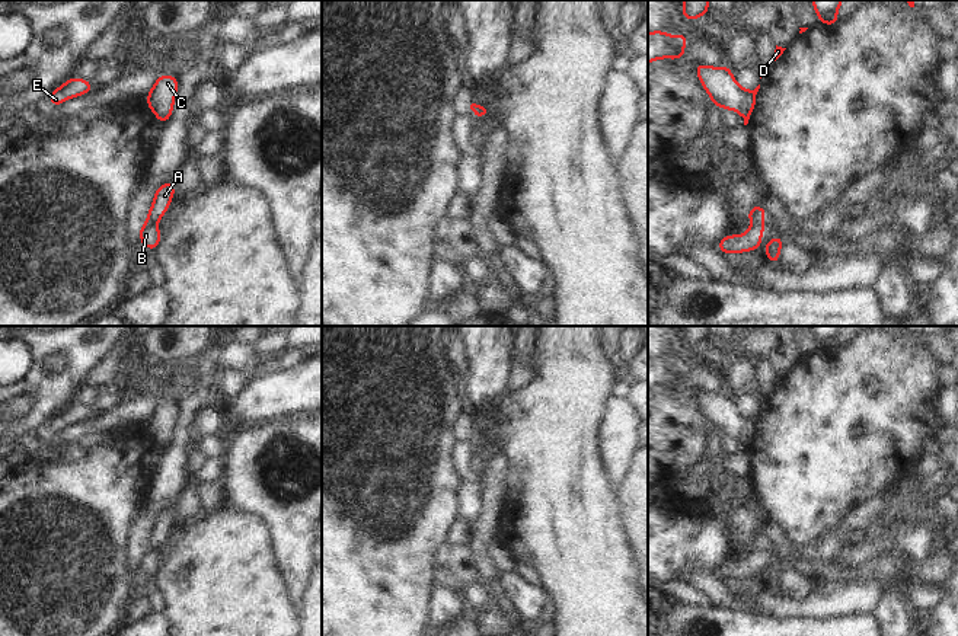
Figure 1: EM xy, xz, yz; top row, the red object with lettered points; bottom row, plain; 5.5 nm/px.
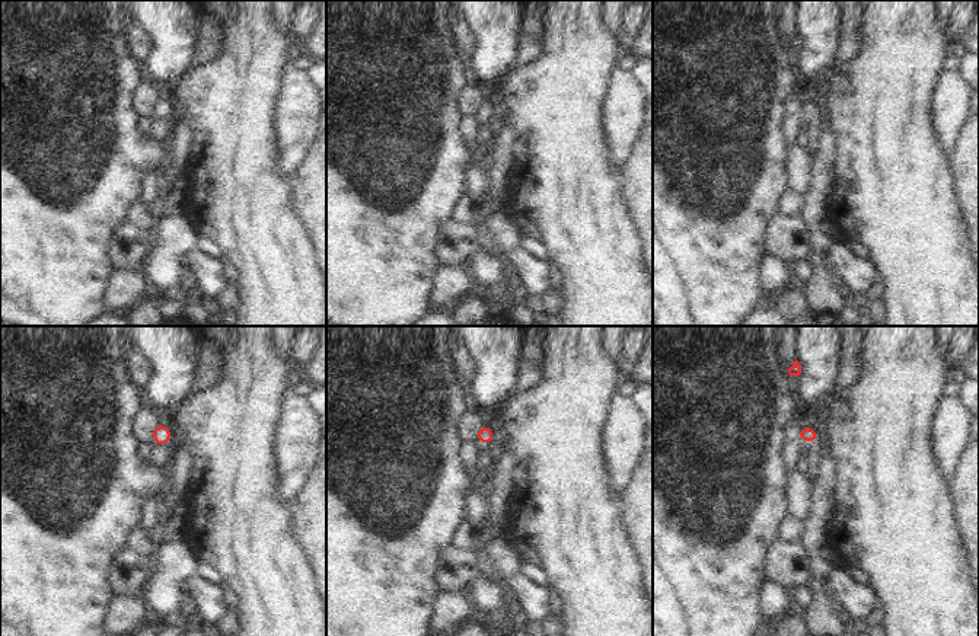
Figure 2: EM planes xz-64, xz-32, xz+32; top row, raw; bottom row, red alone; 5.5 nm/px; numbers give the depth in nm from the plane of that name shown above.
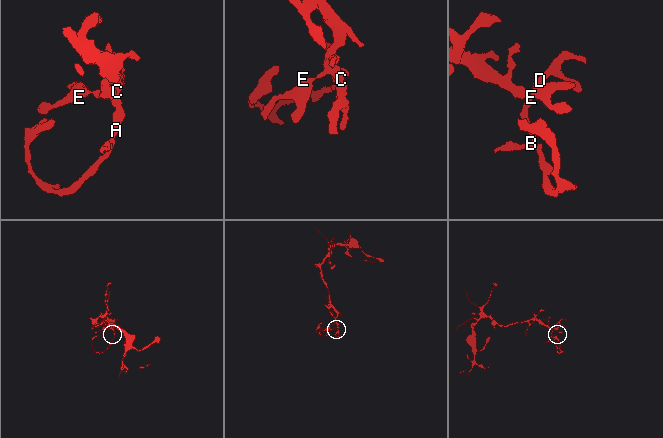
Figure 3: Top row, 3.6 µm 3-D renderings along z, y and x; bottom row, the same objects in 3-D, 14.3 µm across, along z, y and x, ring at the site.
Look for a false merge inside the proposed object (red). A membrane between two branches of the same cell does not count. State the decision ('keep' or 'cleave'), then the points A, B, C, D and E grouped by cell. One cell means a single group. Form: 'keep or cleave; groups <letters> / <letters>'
cleave; groups A C D E / B

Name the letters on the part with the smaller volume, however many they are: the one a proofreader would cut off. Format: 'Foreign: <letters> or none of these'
Foreign: B

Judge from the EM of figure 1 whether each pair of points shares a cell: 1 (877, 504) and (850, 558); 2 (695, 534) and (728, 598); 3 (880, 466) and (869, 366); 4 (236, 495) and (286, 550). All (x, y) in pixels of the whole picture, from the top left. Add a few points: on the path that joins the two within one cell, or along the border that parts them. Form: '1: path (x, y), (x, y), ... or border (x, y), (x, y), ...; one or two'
1: border (864, 534), (852, 539), (833, 558); two
2: path (695, 550), (695, 559), (701, 572), (712, 584); one
3: path (885, 441), (885, 390); one
4: path (254, 498), (286, 533); one

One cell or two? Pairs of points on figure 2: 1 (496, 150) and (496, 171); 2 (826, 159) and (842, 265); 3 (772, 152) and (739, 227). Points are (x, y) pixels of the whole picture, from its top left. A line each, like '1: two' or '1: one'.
1: one
2: two
3: one

